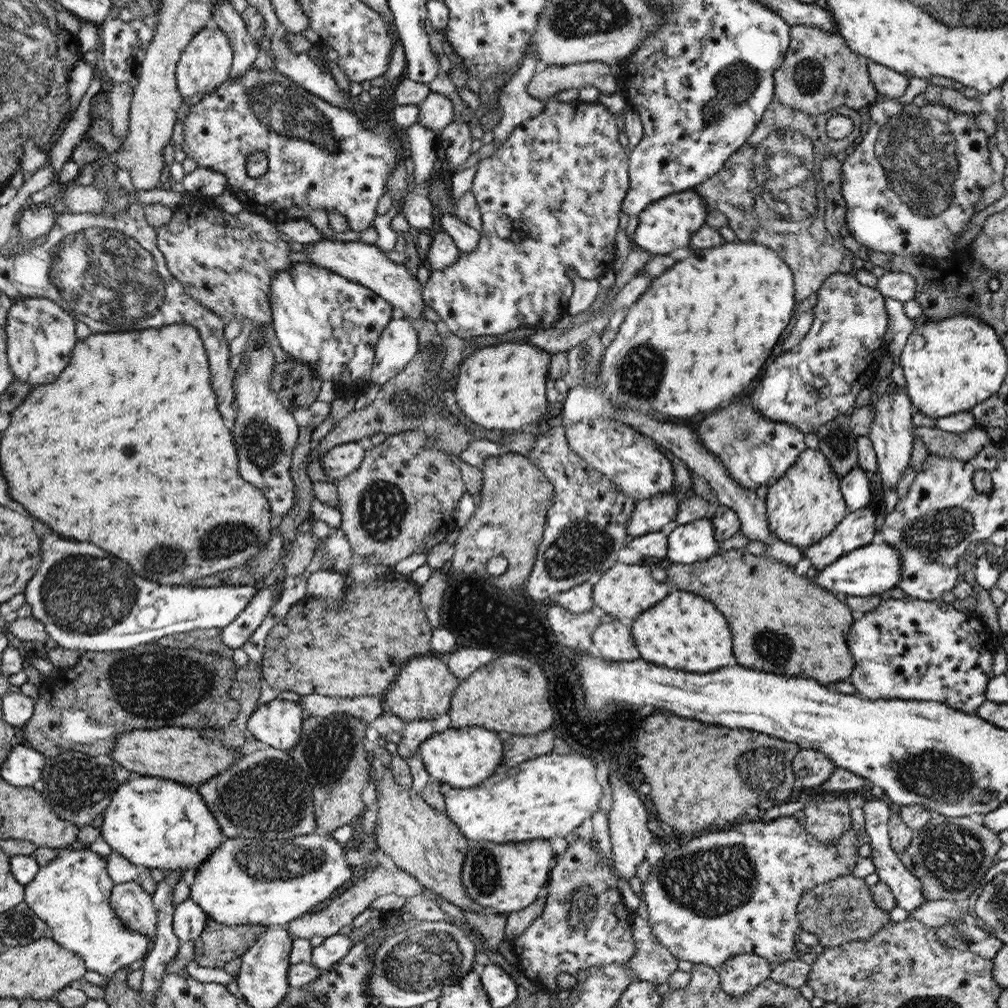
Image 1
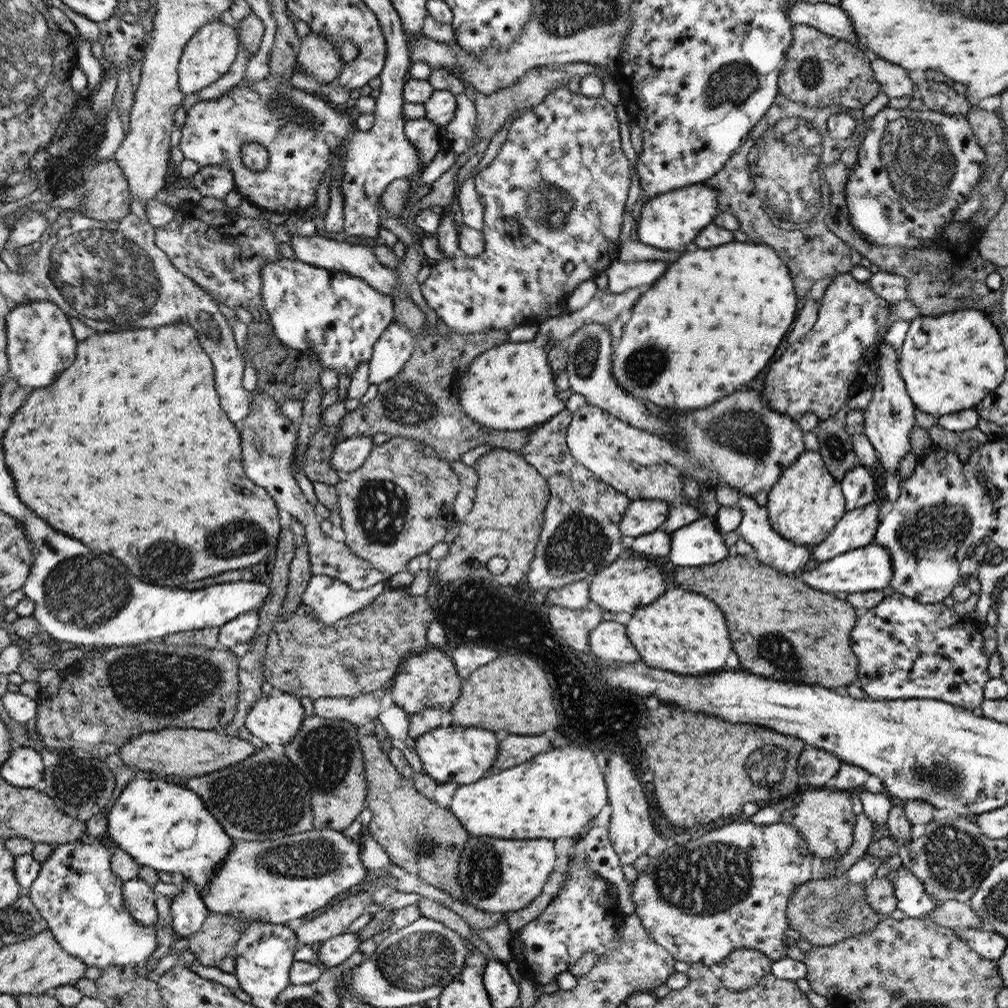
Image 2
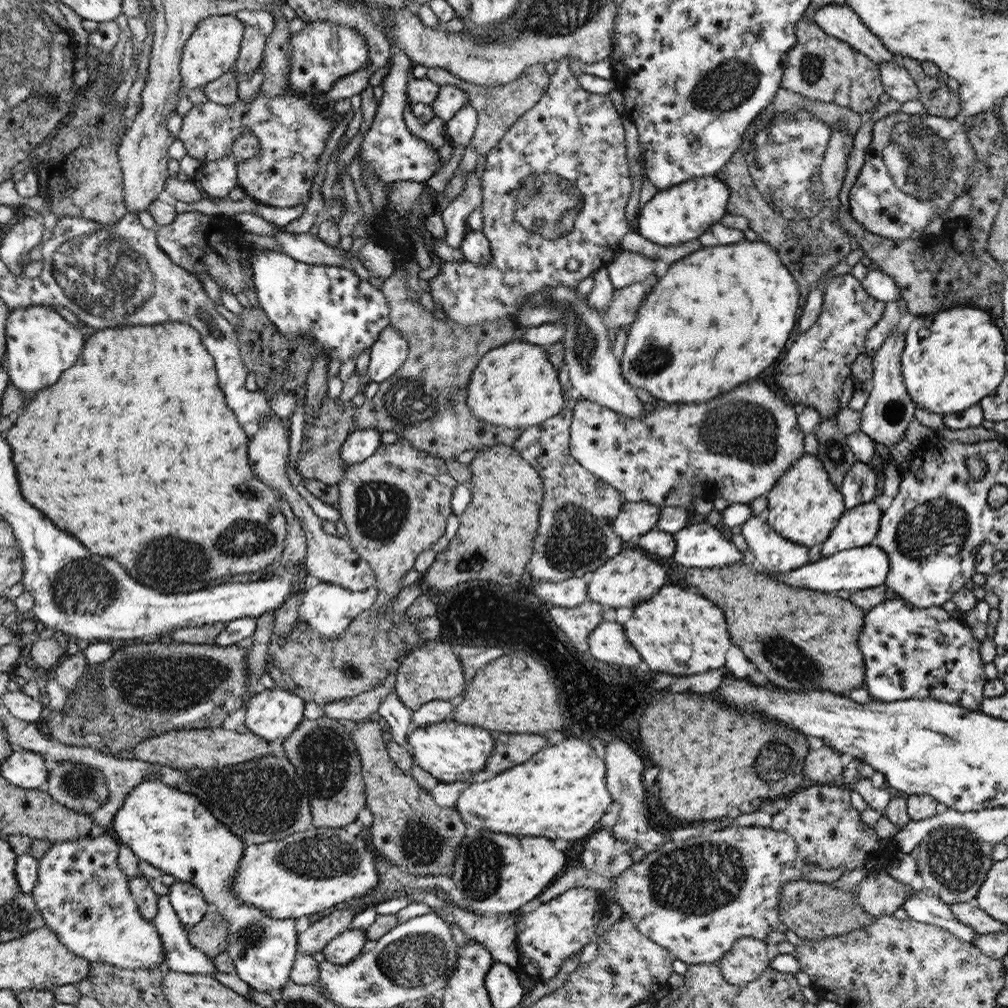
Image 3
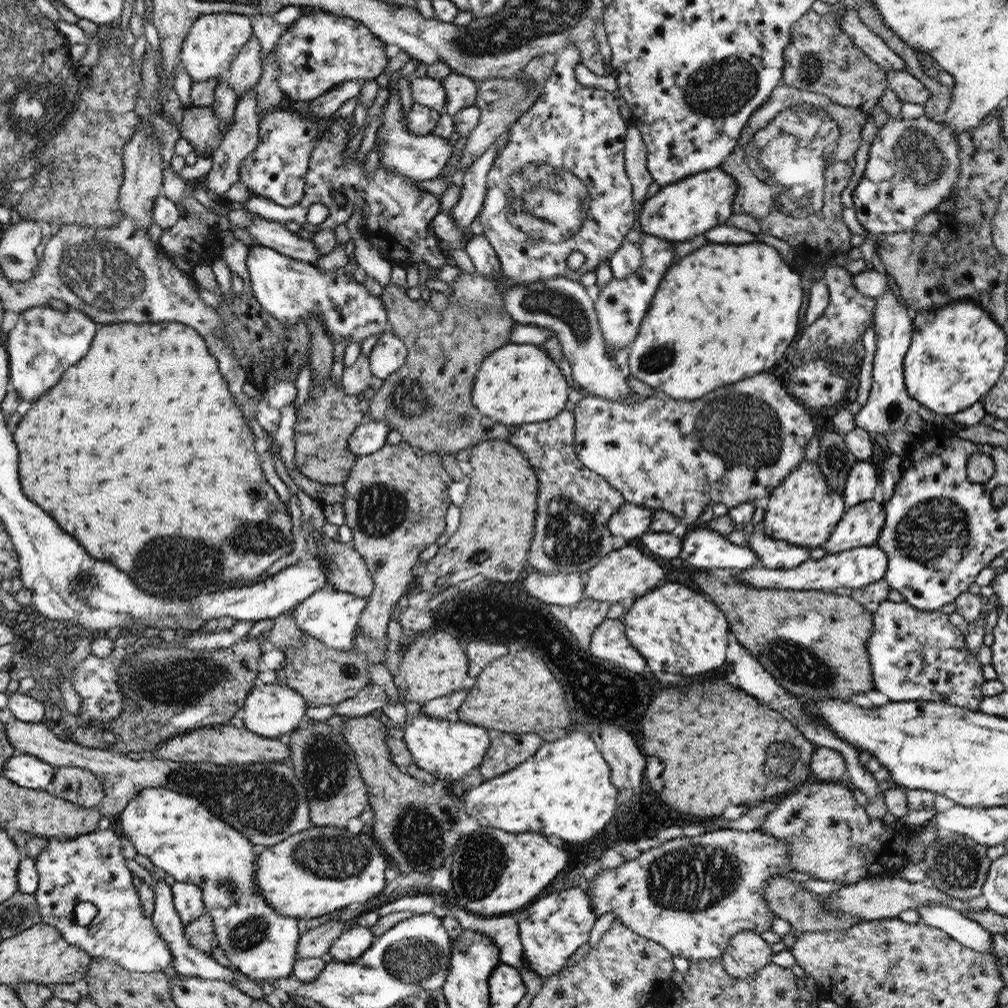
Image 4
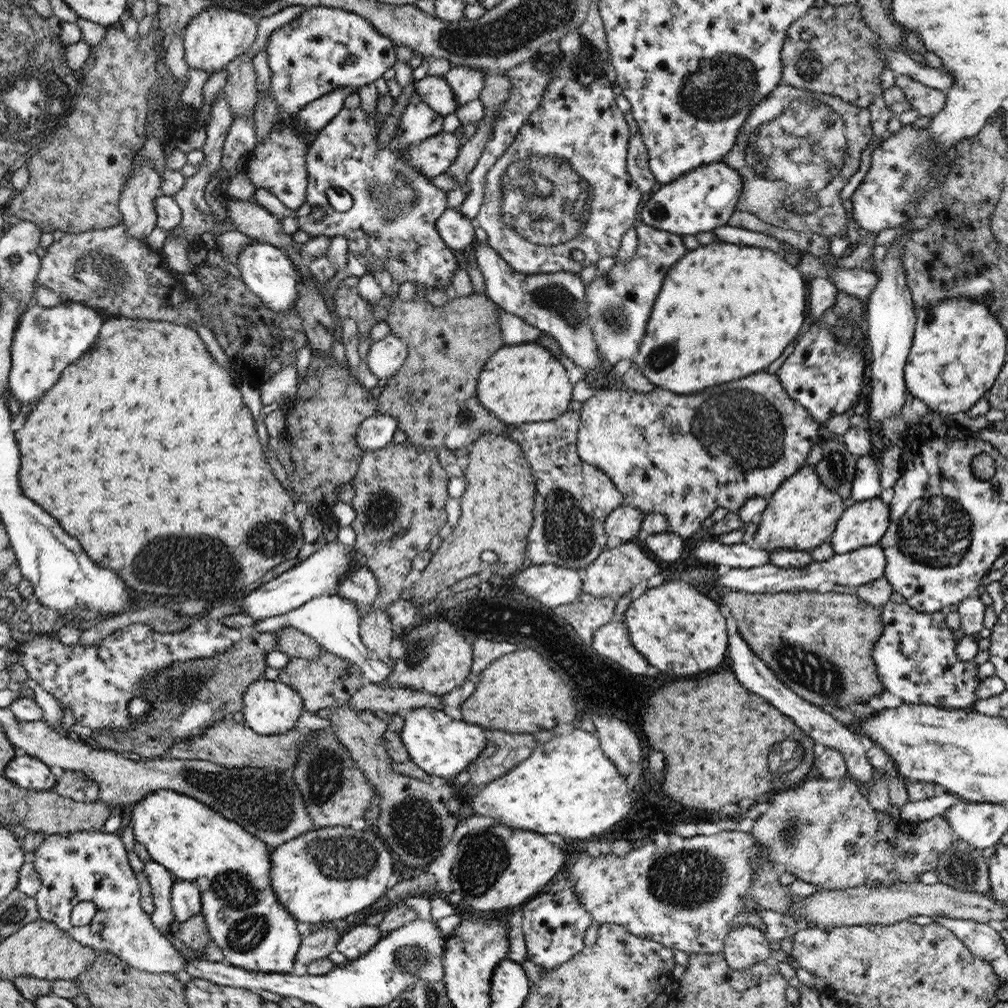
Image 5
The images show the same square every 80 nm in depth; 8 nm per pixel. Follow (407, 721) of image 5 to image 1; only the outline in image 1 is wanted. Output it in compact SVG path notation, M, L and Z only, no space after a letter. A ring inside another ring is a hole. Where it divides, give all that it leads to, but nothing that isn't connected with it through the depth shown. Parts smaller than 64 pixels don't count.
M451 726L442 733L434 732L428 741L422 742L417 755L436 782L448 784L452 789L468 789L482 785L494 775L494 770L502 762L502 740L497 732L490 732L487 727Z

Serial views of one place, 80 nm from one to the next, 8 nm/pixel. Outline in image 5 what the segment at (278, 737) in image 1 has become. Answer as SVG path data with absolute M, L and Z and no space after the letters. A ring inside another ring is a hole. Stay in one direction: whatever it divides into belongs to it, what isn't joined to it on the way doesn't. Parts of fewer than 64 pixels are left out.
M264 676L253 682L243 696L244 722L262 735L279 735L294 729L305 709L299 691L290 688L287 683L270 681Z

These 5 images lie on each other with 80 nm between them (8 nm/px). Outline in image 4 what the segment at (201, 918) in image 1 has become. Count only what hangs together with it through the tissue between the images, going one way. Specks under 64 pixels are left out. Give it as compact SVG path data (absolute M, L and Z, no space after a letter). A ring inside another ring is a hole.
M176 881L171 890L173 903L182 924L190 924L206 912L202 890L198 886Z

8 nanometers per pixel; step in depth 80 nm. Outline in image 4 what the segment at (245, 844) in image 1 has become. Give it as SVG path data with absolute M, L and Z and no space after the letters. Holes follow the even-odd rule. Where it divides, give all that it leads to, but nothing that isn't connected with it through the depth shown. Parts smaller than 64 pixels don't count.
M313 827L272 846L258 848L256 885L278 913L300 919L318 918L350 904L377 898L386 886L386 858L364 831L350 834L338 828Z

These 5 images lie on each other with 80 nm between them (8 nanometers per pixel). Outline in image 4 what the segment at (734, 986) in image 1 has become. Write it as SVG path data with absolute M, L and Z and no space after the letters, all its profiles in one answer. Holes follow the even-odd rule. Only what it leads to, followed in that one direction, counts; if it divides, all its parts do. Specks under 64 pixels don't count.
M743 930L729 940L728 948L720 959L730 976L746 978L772 963L770 947L757 932Z

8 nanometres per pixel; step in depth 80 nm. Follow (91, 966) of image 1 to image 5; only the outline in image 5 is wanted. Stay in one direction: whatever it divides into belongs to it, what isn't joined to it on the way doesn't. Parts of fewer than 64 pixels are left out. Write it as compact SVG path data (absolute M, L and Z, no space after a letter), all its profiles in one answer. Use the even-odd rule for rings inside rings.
M82 831L70 834L45 835L45 841L30 854L31 862L39 871L42 886L35 895L39 916L47 921L56 923L56 926L67 931L76 942L92 947L96 952L108 951L115 954L117 960L122 960L132 968L148 973L180 972L187 959L180 952L177 944L169 940L159 927L151 921L151 915L146 914L141 905L141 896L138 880L128 864L128 852L122 846L121 836L105 831ZM92 900L96 904L97 912L88 925L73 926L70 923L70 912L79 902Z

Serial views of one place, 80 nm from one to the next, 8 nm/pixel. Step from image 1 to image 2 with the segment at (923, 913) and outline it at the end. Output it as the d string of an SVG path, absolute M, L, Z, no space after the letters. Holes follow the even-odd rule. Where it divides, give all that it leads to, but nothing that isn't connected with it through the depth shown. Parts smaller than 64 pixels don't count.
M955 900L939 901L939 905L929 914L930 919L944 928L982 929L983 920L971 909L969 902Z

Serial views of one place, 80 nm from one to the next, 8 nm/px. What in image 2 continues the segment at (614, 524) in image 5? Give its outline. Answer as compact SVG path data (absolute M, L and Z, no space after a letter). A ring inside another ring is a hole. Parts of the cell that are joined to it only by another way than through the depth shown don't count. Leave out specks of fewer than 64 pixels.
M661 500L631 501L631 505L626 509L626 514L621 518L619 529L623 536L631 536L636 539L639 536L661 530L664 521L669 515L669 504Z

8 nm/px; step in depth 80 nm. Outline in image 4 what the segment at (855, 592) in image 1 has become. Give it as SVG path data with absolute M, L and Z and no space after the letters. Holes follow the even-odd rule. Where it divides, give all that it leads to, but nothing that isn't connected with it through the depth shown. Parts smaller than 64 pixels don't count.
M877 545L870 547L858 547L852 550L842 551L836 554L827 554L820 560L808 559L800 566L791 569L774 569L764 566L754 566L734 573L741 583L758 587L759 589L780 589L780 590L817 590L824 588L852 588L858 589L878 582L884 578L887 571L888 557L886 553Z

